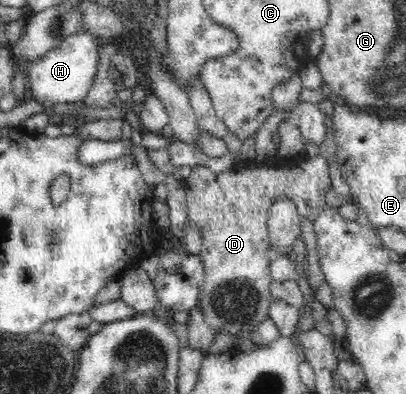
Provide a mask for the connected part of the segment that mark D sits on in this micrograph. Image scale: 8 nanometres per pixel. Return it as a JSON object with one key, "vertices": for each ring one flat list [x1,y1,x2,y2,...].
{"vertices":[[306,153,298,155,292,159,287,158,277,158,273,161,273,164,258,163,254,160,239,160,234,169,230,171,224,171,224,173,214,173,210,171,207,167,196,166,191,169,189,177,185,179,186,181,186,195,187,195,187,213,188,213,188,222,190,224,196,225,199,229,199,232,202,234,202,245,201,251,198,254,200,260,202,260,202,266,204,266,204,277,205,282,202,286,202,291,199,295,199,310,204,314,205,320,220,333,229,333,237,340,249,337,252,334,252,331,264,321,264,319,270,318,269,309,271,303,273,302,272,294,270,294,270,283,271,281,271,271,269,268,270,262,273,258,273,250,269,240,269,233,267,228,267,222,269,219,269,209,270,206,274,203,276,198,280,196,288,196,294,204,296,204,296,209,298,214,301,216,301,221,310,221,314,222,316,217,320,215,326,208,330,208,323,197,329,192,332,184,330,182,330,176,328,174,328,164,326,159,320,154,316,157,309,157]]}

